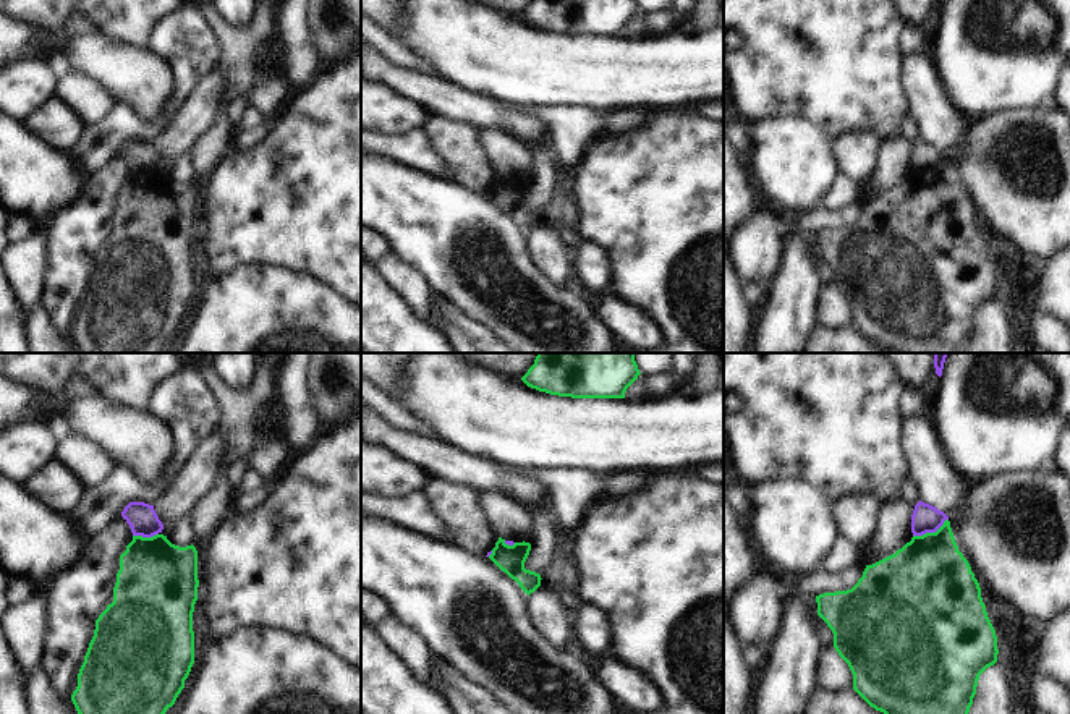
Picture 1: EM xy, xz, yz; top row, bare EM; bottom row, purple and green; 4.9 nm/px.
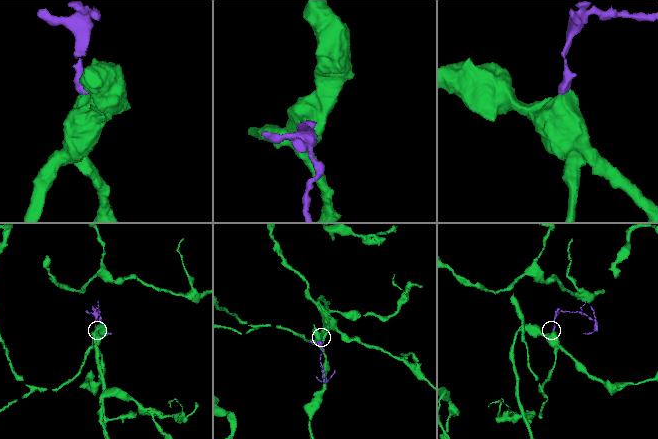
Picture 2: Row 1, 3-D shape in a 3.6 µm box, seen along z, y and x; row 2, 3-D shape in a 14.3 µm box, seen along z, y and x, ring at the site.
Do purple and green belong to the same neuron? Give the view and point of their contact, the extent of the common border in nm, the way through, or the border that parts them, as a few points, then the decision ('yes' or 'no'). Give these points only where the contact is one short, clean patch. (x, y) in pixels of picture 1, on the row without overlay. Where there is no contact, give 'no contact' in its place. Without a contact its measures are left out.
meets purple in yz at (929, 169); contact 200 nm long; border along yz (947, 156), (934, 169), (913, 174); no

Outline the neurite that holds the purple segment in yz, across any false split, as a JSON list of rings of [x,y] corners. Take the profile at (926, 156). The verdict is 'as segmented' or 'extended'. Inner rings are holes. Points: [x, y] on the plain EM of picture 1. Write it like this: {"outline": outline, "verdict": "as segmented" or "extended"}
{"outline": [[[918,139],[911,152],[913,173],[923,173],[926,170],[936,170],[949,154],[936,144]]], "verdict": "as segmented"}

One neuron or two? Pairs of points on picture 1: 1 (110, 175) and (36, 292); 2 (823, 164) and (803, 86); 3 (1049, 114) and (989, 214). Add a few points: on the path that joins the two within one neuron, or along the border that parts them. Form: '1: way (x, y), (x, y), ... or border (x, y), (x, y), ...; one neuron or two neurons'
1: border (52, 240), (46, 298), (42, 301); two neurons
2: border (776, 115), (806, 117), (832, 143); two neurons
3: way (1030, 138), (1020, 157), (1020, 183), (1014, 190); one neuron

